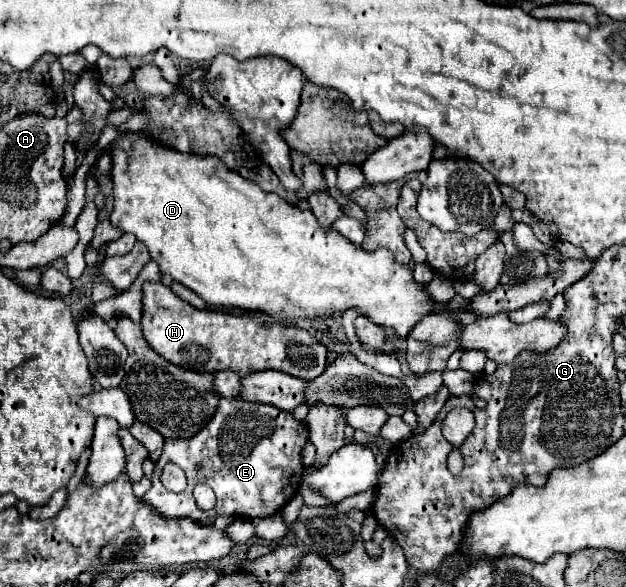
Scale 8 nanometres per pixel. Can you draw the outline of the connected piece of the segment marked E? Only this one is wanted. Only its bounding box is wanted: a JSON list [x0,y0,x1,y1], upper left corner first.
[142,398,310,524]

